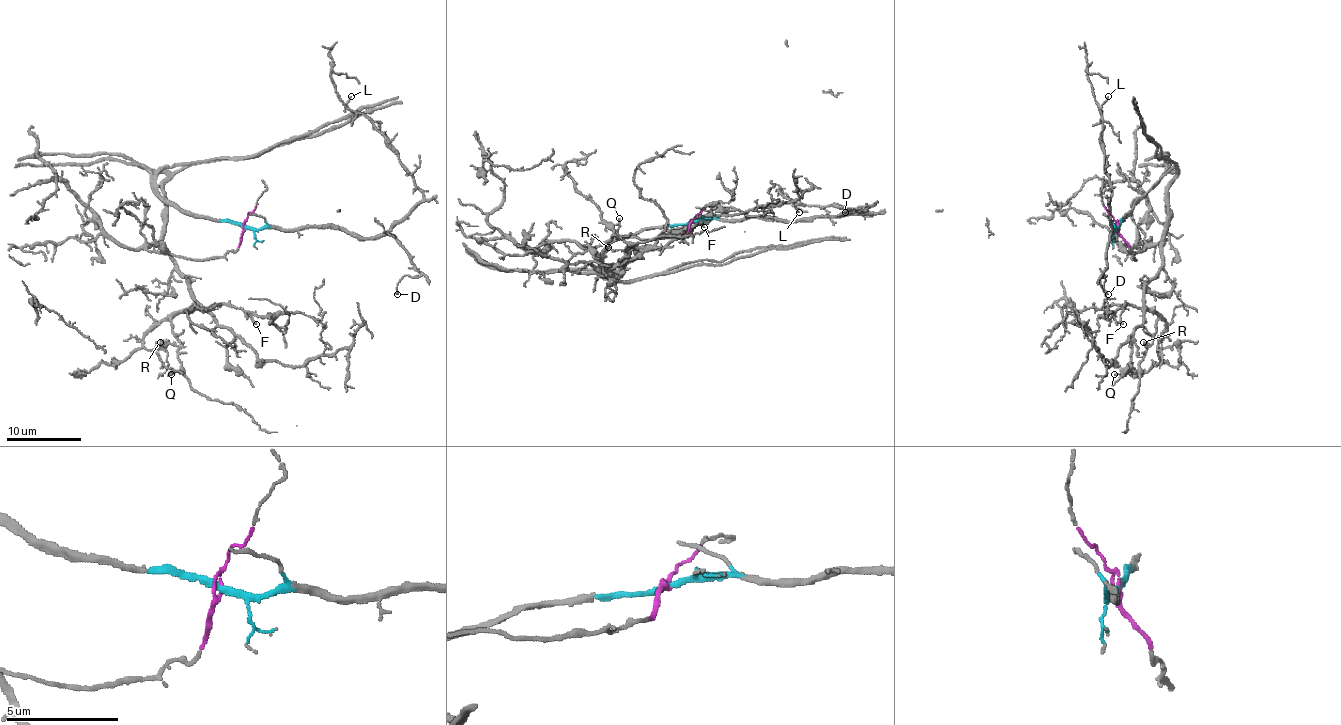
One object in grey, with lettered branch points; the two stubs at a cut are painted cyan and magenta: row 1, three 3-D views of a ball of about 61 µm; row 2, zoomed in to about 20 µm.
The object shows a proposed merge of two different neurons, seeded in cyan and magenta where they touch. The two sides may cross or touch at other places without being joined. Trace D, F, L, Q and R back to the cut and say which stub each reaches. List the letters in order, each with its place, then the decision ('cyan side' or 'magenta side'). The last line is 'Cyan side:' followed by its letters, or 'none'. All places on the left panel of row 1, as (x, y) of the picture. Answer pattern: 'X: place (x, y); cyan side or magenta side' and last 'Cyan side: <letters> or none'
D: place (397, 294); cyan side
F: place (256, 324); magenta side
L: place (351, 96); cyan side
Q: place (171, 374); magenta side
R: place (160, 342); magenta side
Cyan side: D, L

